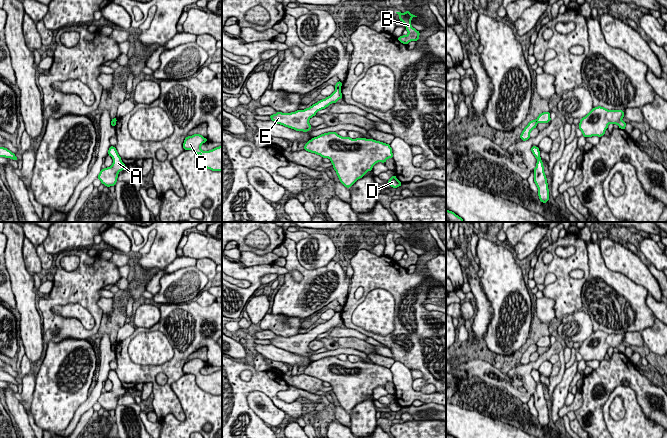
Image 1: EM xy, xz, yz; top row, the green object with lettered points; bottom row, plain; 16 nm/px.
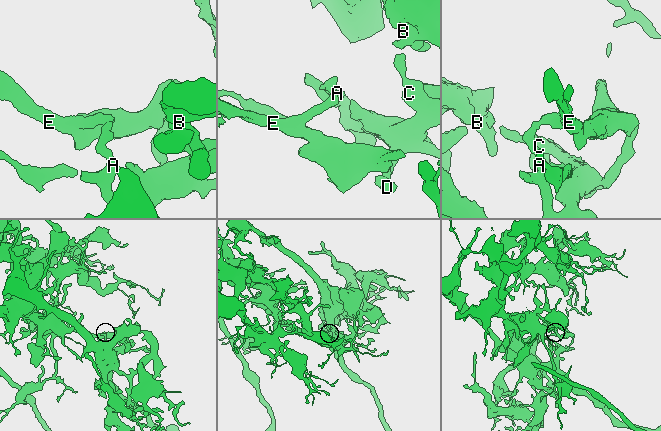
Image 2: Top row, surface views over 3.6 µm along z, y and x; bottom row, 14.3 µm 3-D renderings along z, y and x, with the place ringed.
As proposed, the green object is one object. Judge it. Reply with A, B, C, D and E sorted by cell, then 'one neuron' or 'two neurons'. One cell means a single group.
A B C D / E | two neurons

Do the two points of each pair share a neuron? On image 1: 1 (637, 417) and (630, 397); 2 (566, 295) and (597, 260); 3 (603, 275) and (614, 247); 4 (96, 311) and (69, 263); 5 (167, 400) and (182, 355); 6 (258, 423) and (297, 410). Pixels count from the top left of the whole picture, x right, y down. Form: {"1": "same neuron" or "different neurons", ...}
{"1": "same neuron", "2": "different neurons", "3": "different neurons", "4": "different neurons", "5": "same neuron", "6": "same neuron"}

